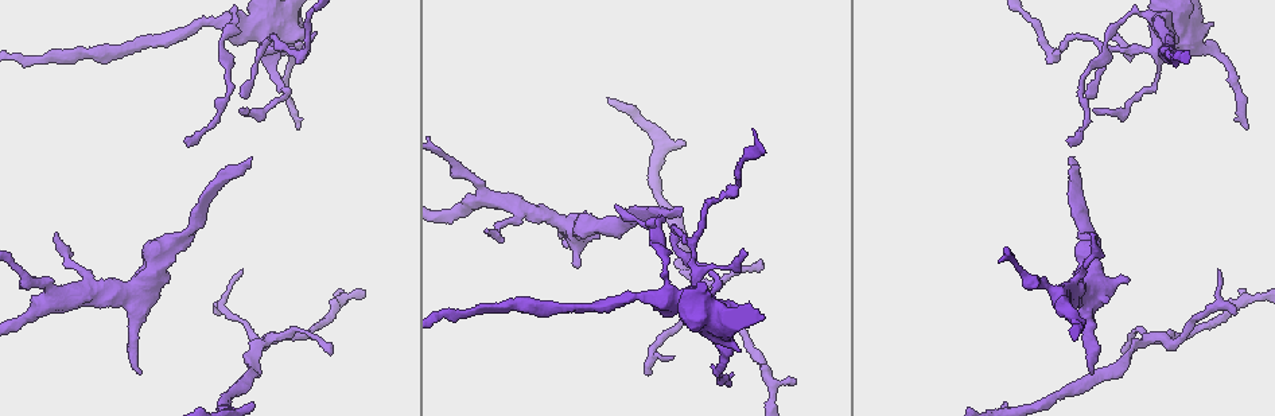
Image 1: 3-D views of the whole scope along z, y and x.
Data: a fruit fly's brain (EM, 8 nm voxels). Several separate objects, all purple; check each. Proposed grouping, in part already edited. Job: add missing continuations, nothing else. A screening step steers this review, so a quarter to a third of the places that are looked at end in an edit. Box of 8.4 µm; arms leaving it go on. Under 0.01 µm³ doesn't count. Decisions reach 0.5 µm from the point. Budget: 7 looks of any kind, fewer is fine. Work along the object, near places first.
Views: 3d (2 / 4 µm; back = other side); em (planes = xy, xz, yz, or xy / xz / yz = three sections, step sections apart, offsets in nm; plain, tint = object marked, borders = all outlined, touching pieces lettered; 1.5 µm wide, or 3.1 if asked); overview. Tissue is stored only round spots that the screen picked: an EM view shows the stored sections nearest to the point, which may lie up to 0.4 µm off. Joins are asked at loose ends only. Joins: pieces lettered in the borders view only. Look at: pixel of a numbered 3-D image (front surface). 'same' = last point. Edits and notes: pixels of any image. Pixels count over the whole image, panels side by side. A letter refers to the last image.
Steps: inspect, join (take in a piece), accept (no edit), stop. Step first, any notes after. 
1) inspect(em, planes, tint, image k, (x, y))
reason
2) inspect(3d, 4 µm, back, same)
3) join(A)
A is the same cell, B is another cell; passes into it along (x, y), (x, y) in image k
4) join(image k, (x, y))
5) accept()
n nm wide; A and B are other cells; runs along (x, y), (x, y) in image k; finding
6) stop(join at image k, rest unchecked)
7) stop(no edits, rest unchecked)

inspect(em, xy, step 8, borders, image 1, (363, 292))
an open end

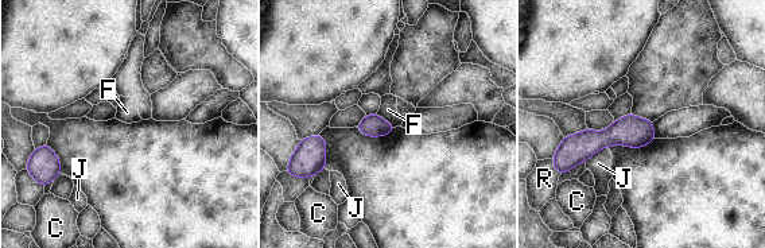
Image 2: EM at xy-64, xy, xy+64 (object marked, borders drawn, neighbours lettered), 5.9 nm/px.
inspect(em, planes, borders, same)
cut it another way

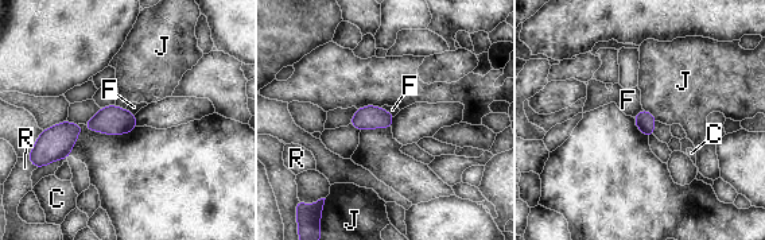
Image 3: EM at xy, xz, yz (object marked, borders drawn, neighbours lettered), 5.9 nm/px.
accept()
110 nm wide; C, F, J and R are other cells; runs along (132, 119), (47, 134) in image 3; no lettered piece goes on from it

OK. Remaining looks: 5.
inspect(3d, 2 µm, image 1, (220, 315))
free end

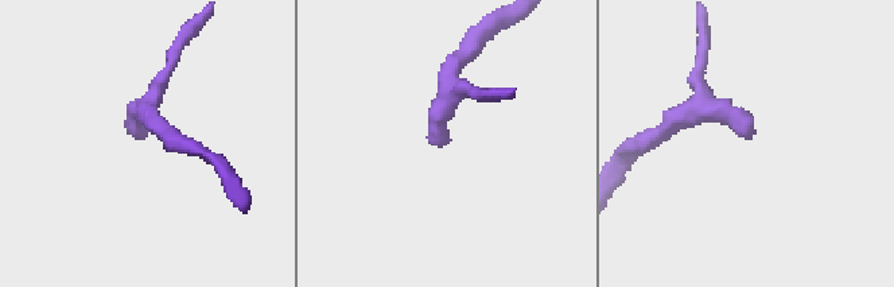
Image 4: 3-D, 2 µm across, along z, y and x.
inspect(em, planes, tint, image 4, (756, 133))

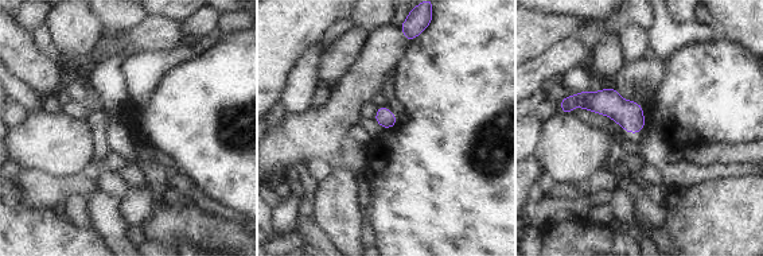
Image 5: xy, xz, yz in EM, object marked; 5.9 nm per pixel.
inspect(em, planes, borders, same)
see the neighbours

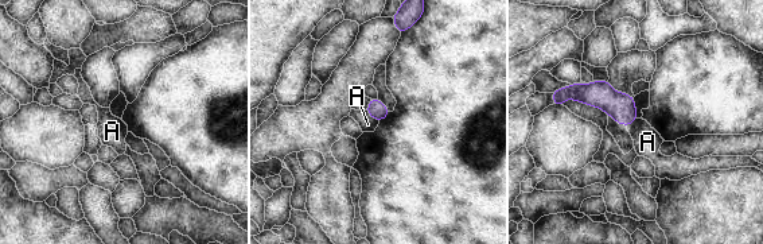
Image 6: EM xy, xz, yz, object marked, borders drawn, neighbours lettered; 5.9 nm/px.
accept()
100 nm wide; A is another cell; border along (365, 111), (378, 122) in image 6; no lettered piece goes on from it

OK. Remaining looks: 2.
stop(no edits, rest unchecked)

